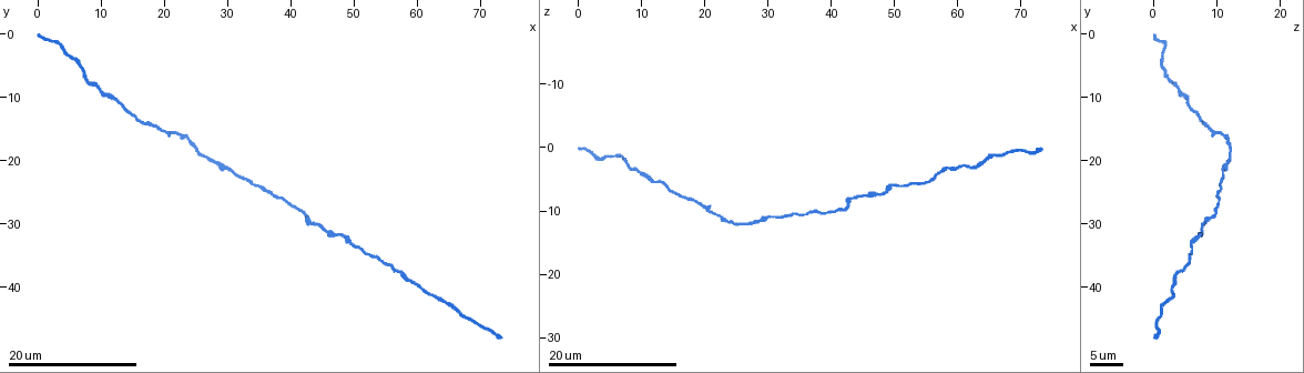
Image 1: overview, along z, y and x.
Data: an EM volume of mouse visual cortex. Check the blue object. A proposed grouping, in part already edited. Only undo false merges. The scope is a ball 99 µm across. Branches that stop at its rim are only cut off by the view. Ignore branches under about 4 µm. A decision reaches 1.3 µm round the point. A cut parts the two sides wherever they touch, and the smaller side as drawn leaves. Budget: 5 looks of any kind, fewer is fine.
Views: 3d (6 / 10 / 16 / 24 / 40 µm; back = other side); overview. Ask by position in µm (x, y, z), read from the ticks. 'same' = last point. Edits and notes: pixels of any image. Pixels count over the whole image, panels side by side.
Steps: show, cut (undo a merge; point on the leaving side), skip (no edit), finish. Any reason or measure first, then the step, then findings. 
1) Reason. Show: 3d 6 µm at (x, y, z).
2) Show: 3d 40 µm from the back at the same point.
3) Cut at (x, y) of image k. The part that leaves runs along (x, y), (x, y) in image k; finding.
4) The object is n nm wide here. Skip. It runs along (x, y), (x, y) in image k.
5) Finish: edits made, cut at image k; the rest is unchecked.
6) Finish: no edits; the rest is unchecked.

Sudden change in width. Show: 3d 16 µm at (28.5, 20.5, 11.5).

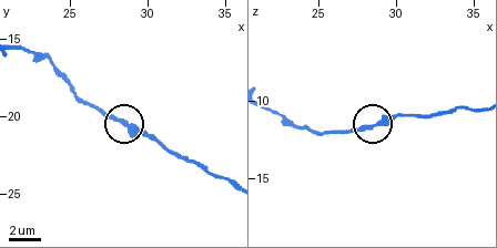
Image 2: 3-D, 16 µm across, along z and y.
Show: 3d 6 µm at (28.2, 20.2, 11.8).

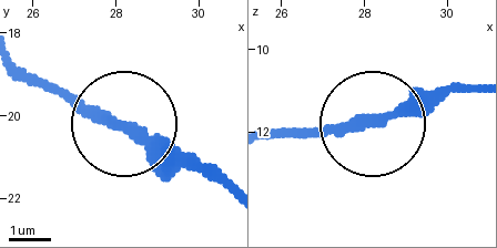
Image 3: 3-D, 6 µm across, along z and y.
The object is 270 nm wide here. Skip. It runs along (477, 85), (403, 103), (359, 127), (290, 127) in image 3; all the same cell.

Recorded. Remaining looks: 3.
Sudden change in width. Show: 3d 24 µm at (5.5, 3.5, 1.5).

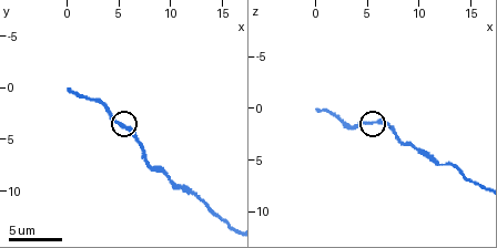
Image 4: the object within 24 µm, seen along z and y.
Show: 3d 6 µm at (5.4, 3.8, 1.4).

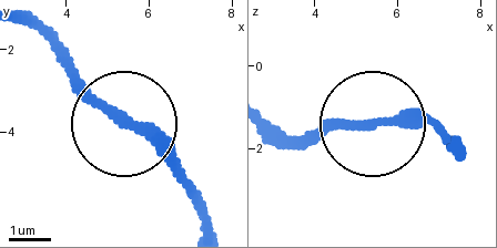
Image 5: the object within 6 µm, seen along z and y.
Skip. It runs along (453, 152), (414, 124), (301, 134) in image 5; one cell here.

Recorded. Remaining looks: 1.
Thin neck. Show: 3d 16 µm at (9.8, 8.6, 3.8).

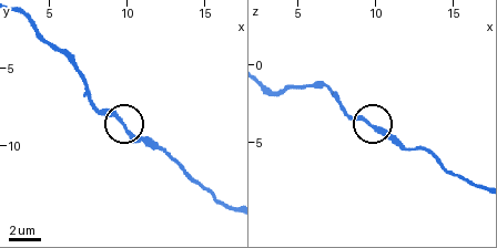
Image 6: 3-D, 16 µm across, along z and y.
The object is 220 nm wide here. Skip. All the same cell.

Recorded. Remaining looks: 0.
Finish: no edits; the rest is unchecked.

